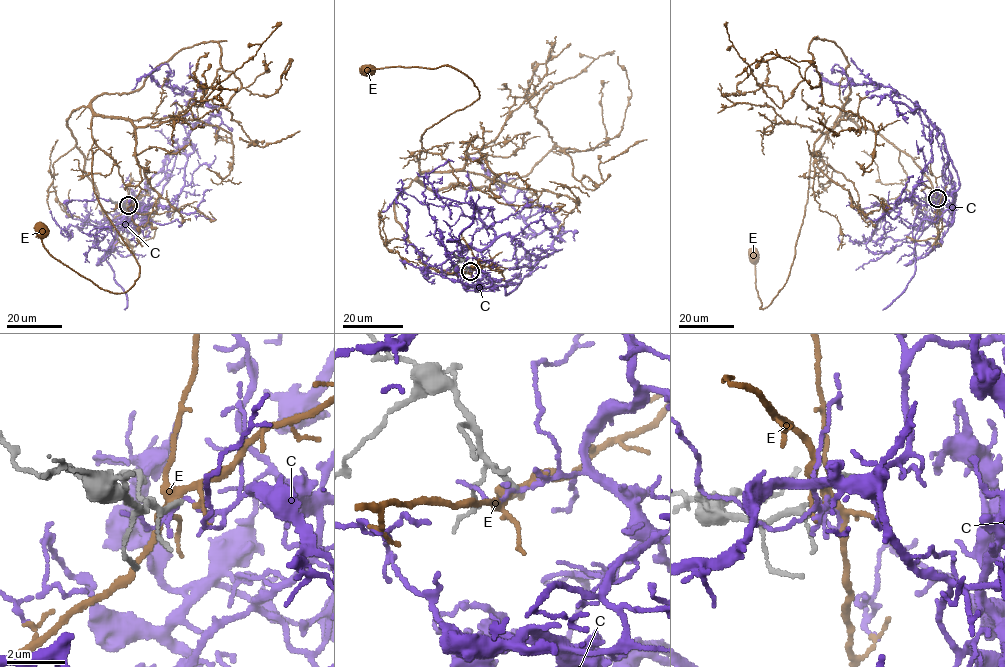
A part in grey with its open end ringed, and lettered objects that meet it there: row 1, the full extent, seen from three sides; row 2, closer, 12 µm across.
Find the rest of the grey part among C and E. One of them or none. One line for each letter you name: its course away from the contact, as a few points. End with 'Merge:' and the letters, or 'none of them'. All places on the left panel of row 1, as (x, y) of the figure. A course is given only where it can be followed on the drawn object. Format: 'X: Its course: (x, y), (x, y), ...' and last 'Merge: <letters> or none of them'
Merge: none of them

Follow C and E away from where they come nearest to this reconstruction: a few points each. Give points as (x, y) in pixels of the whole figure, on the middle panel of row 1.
C: (470, 271), (479, 269), (492, 286), (518, 283), (554, 250), (562, 229), (537, 233), (482, 163), (461, 156)
E: (470, 270), (420, 262), (394, 201), (420, 172), (425, 130), (479, 92), (443, 65), (366, 70)

